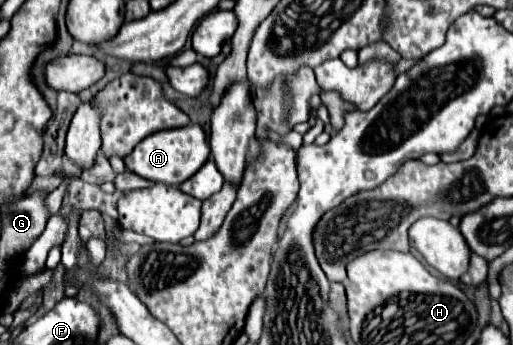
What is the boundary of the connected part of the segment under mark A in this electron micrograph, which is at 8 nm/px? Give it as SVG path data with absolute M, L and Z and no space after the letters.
M189 124L183 128L173 128L173 130L161 130L151 134L149 138L141 140L137 148L133 148L131 154L127 154L125 166L133 174L151 180L151 182L161 182L169 186L179 186L181 182L189 180L209 158L209 144L205 138L205 132L199 124Z

